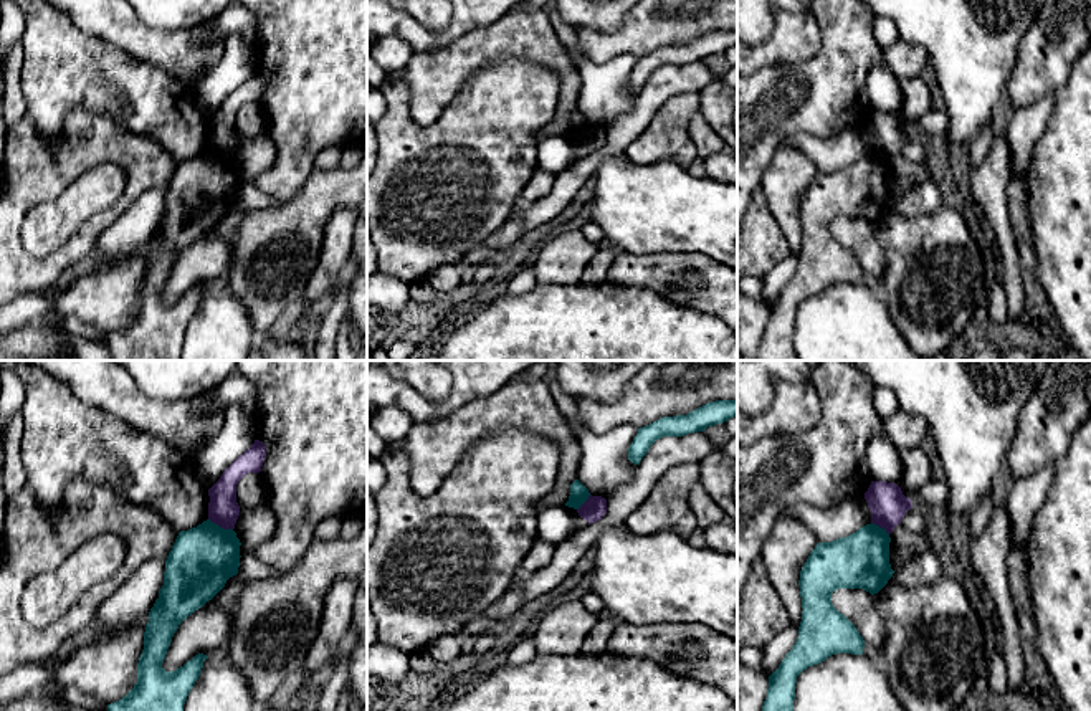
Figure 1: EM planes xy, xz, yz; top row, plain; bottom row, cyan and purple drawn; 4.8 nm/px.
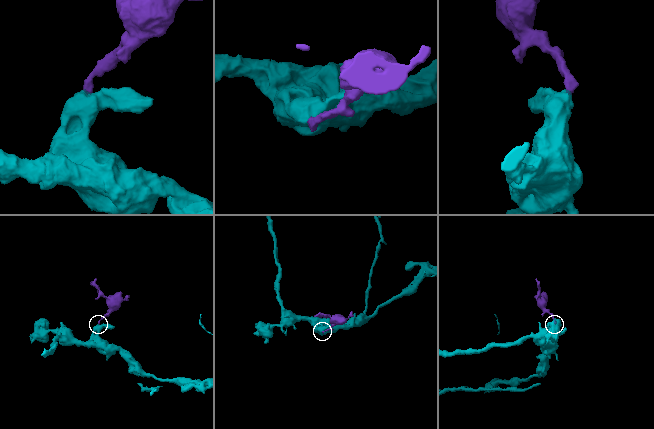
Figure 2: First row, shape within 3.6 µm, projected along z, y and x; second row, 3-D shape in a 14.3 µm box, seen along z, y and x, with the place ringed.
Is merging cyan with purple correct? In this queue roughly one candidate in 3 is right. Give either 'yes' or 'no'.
no

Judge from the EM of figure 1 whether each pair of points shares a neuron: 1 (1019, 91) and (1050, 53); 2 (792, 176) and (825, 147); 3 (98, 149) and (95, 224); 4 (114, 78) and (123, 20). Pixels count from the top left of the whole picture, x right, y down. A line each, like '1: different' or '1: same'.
1: same
2: different
3: same
4: different

